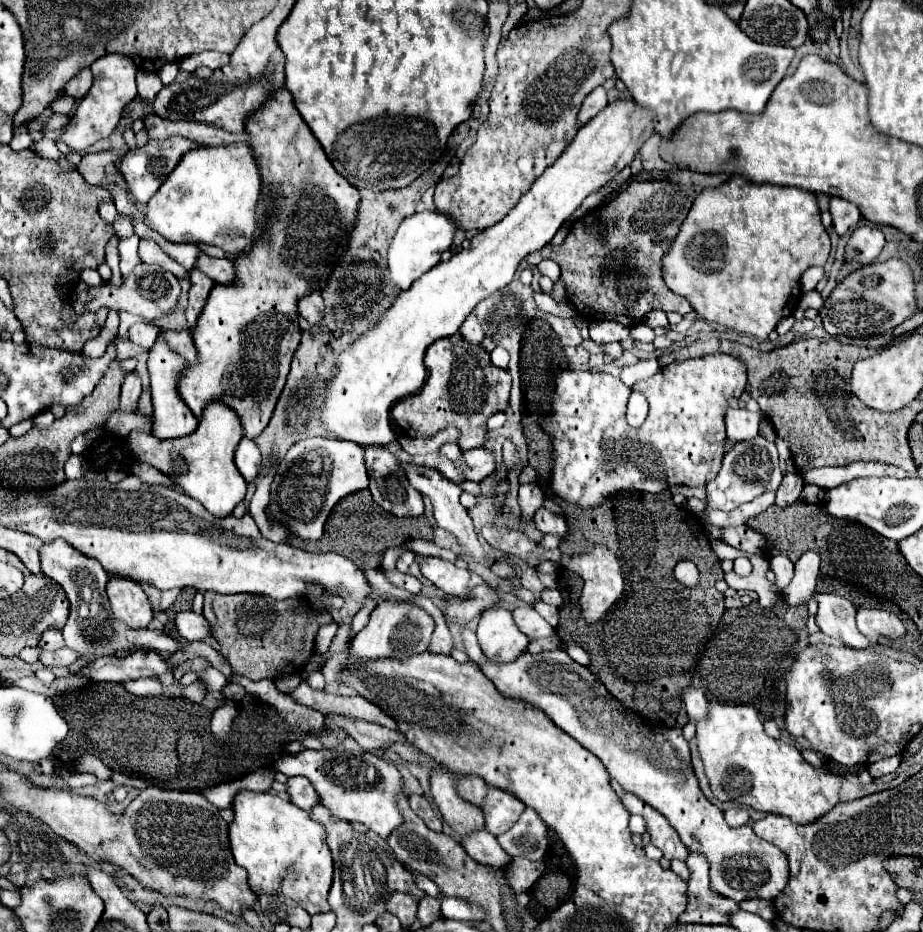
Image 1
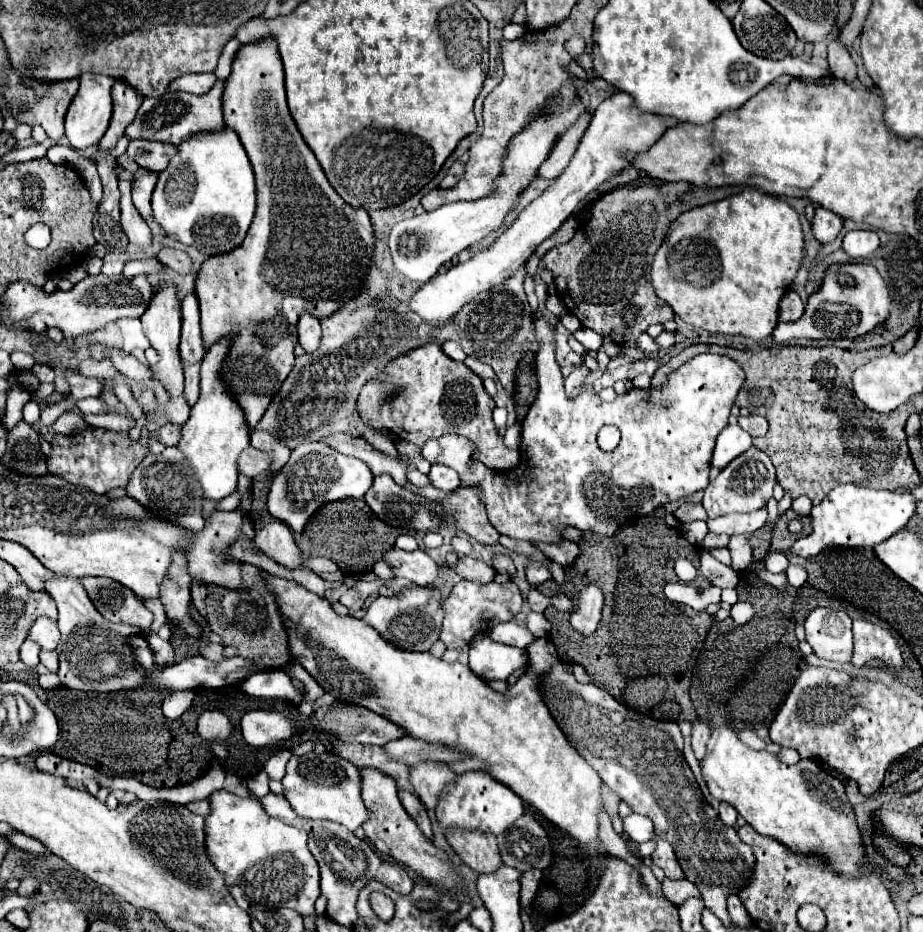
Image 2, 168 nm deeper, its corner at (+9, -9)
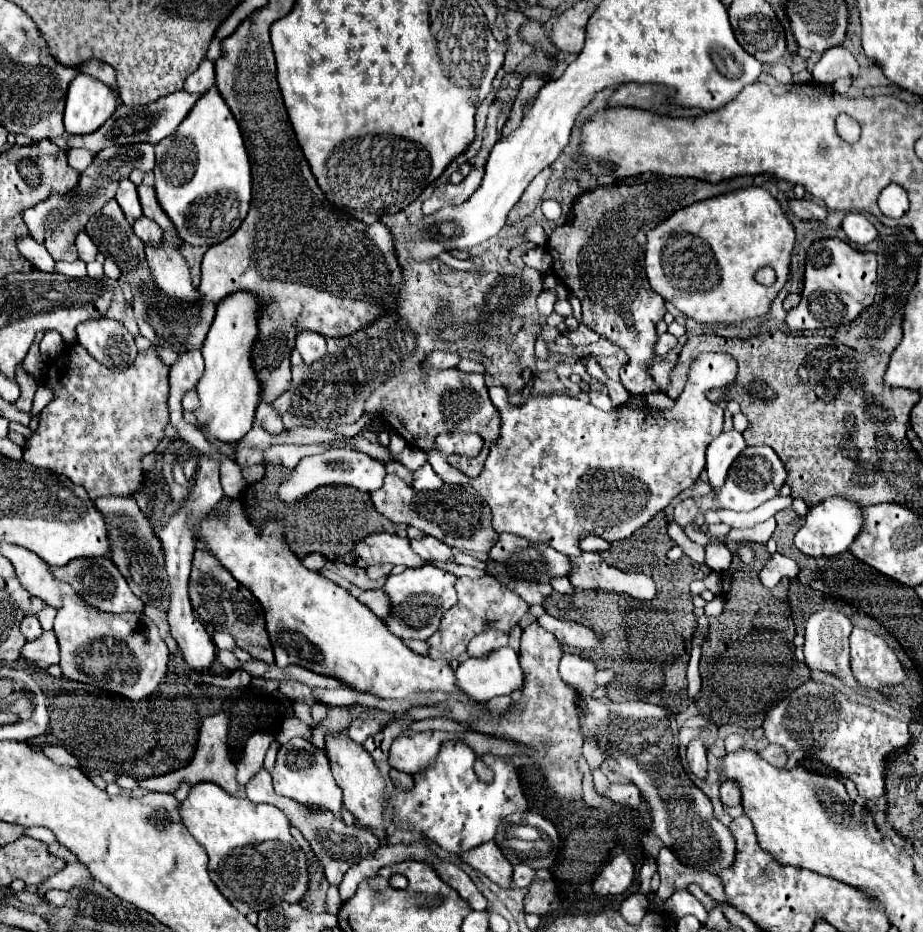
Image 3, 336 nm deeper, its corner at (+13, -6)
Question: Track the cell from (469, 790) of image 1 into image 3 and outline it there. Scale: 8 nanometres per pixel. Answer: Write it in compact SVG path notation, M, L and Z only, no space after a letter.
M423 731L411 735L399 735L389 753L389 765L405 771L409 775L425 769L437 755L443 739L453 739L455 735L443 731Z

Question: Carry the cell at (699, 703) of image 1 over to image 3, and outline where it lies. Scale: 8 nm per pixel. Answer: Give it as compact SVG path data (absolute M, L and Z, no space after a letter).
M693 741L687 747L687 761L695 777L705 779L707 777L707 749L701 741Z

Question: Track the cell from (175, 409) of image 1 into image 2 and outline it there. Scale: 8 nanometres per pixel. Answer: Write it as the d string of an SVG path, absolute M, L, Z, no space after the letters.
M163 286L157 296L151 300L151 306L145 310L143 318L143 332L149 338L151 346L157 350L159 354L159 362L155 366L151 366L153 372L153 380L159 382L167 396L169 402L167 406L163 406L163 418L169 424L175 426L183 426L189 420L189 404L183 396L183 368L181 368L181 358L179 358L179 334L181 334L181 318L179 318L179 300L175 298L175 286Z

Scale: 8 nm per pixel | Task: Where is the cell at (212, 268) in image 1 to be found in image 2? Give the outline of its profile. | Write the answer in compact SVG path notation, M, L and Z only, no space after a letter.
M161 248L161 250L157 252L157 258L159 258L165 266L169 266L171 270L175 270L175 272L179 272L179 274L183 274L183 276L187 276L187 274L193 272L191 258L189 258L187 252L173 250L173 248Z

